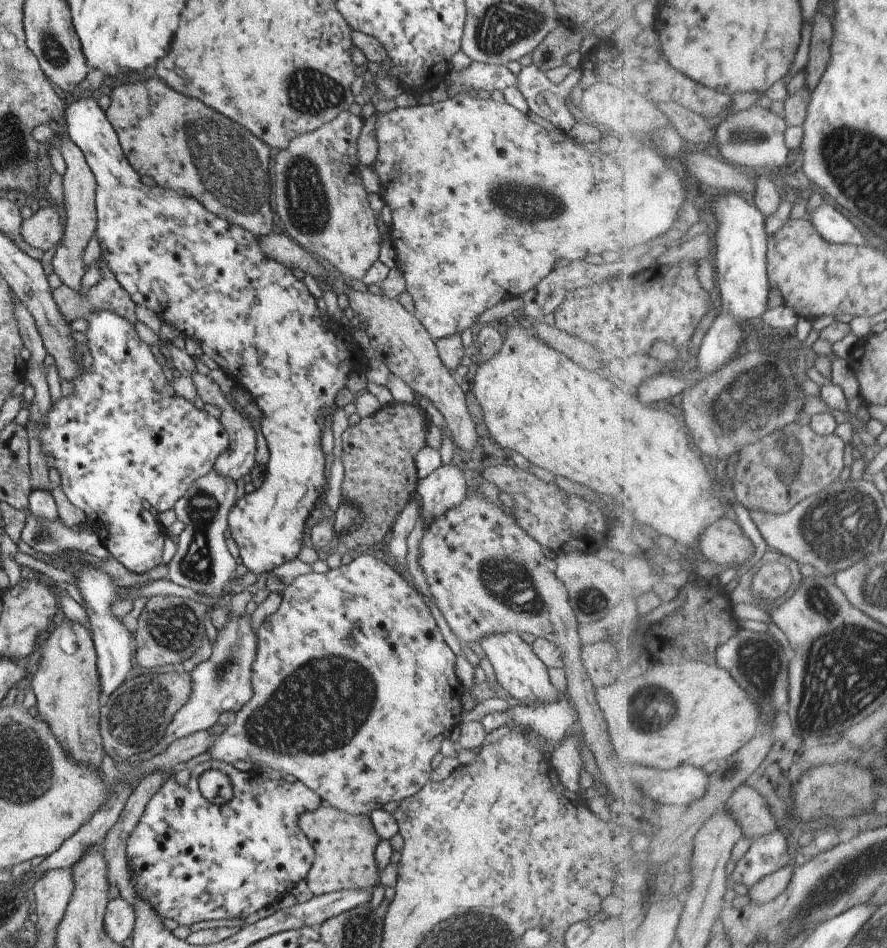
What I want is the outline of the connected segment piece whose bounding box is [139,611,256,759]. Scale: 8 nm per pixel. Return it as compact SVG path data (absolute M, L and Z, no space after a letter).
M229 611L229 621L226 626L217 631L217 640L212 645L212 653L209 660L195 666L191 677L191 692L187 702L180 706L180 709L171 717L171 720L164 726L165 730L161 739L147 752L139 754L143 758L151 759L174 740L187 736L192 732L207 730L217 720L221 712L236 713L248 700L252 693L250 672L253 657L256 649L255 632L249 628L249 616L244 614L237 619Z

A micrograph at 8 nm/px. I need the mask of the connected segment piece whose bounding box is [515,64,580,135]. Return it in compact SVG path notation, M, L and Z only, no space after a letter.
M529 64L520 68L516 75L517 90L523 96L528 110L545 118L553 124L555 130L567 135L575 124L573 115L565 105L569 91L578 84L580 71L571 69L570 73L558 85L551 83L545 73L537 66Z

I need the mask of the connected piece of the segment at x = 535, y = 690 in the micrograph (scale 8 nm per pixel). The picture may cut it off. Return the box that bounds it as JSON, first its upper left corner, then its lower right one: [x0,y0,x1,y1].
[479,631,559,706]

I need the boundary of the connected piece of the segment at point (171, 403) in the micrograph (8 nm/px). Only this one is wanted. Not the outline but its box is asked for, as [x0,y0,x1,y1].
[40,311,228,575]

